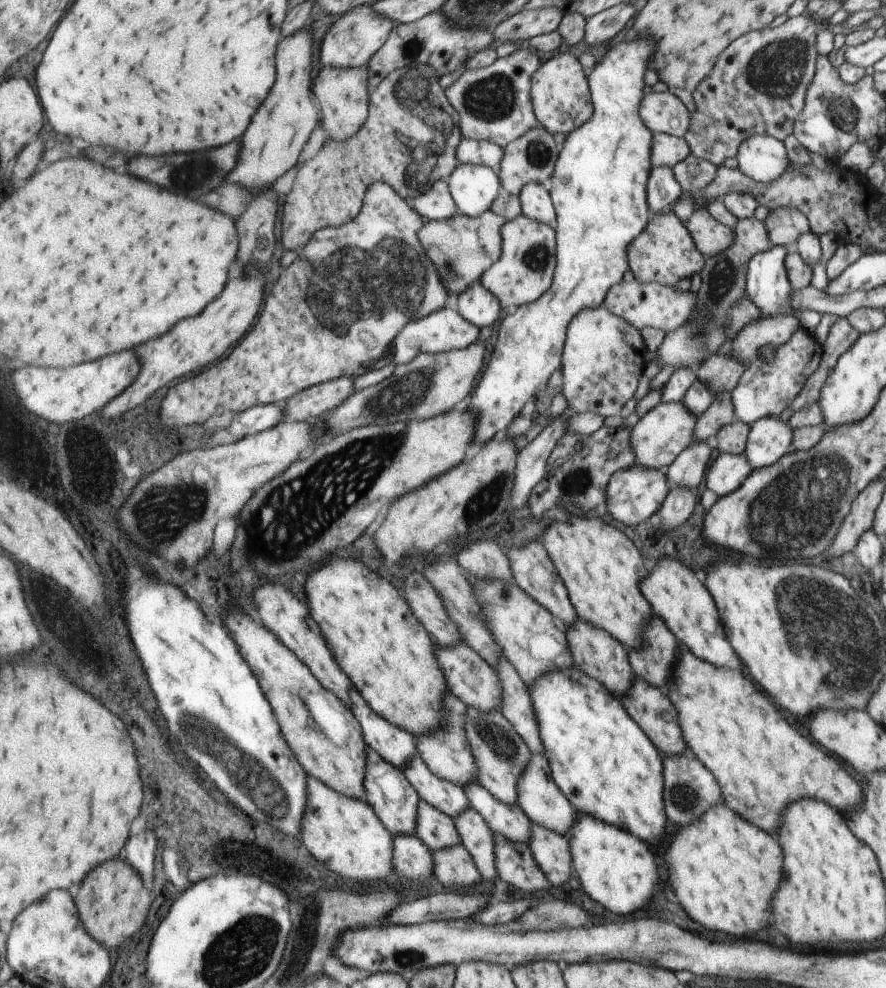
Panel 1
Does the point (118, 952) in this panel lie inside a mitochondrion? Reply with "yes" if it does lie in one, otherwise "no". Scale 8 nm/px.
no

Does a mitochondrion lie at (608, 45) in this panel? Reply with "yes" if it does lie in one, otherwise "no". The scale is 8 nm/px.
no

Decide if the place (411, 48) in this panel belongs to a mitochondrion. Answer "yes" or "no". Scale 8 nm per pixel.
yes

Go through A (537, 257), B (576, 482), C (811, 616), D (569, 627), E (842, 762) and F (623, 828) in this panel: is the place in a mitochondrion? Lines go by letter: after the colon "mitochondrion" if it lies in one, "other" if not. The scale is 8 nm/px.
A: mitochondrion
B: mitochondrion
C: mitochondrion
D: other
E: other
F: other

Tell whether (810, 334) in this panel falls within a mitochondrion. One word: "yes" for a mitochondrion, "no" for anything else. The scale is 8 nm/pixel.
no

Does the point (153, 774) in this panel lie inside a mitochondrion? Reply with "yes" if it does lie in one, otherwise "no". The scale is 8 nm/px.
no

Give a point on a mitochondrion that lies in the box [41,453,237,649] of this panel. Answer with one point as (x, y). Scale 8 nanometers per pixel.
(182, 504)

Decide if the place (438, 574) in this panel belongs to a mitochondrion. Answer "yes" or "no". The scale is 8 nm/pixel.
no

